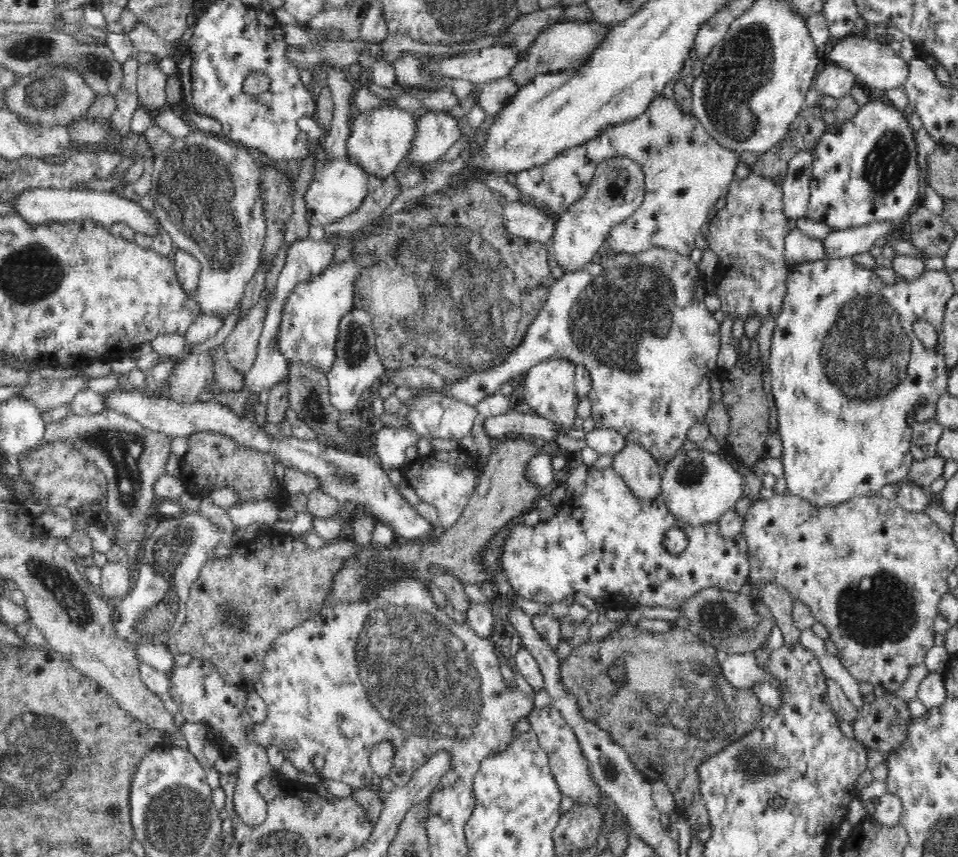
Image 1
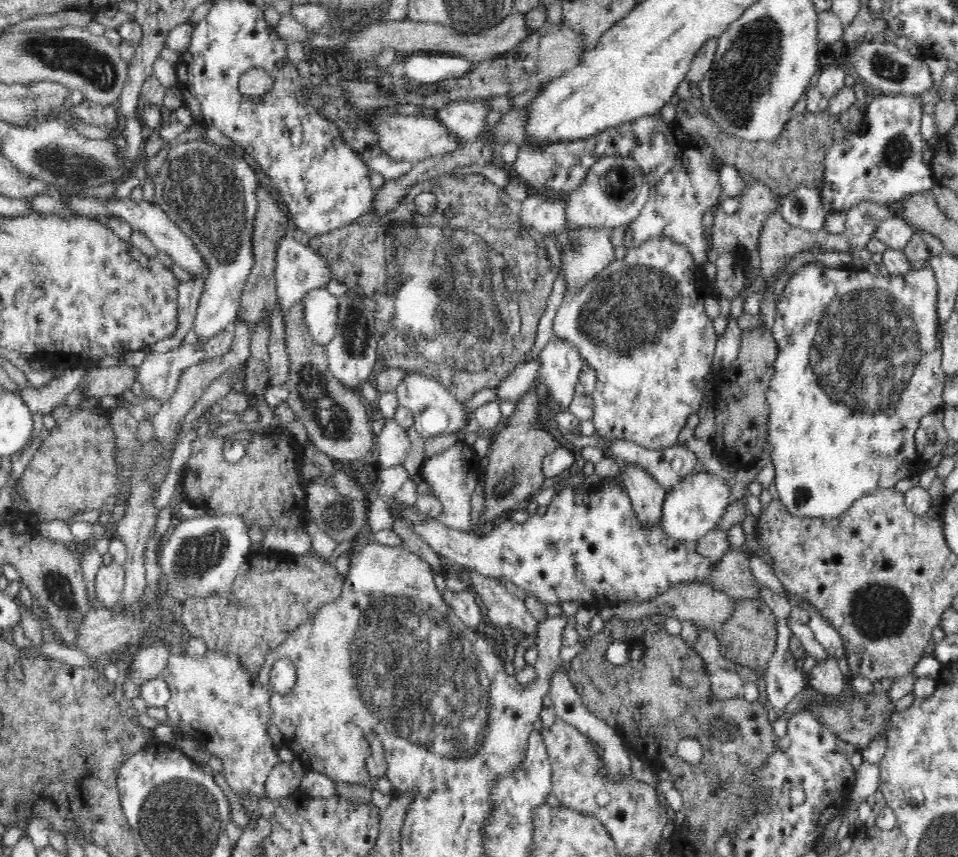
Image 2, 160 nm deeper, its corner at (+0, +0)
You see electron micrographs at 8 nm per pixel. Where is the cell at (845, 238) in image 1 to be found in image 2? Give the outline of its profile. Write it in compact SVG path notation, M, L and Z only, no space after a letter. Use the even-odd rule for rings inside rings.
M891 213L877 222L871 238L878 238L892 249L904 250L909 247L916 231L917 229L898 213Z

